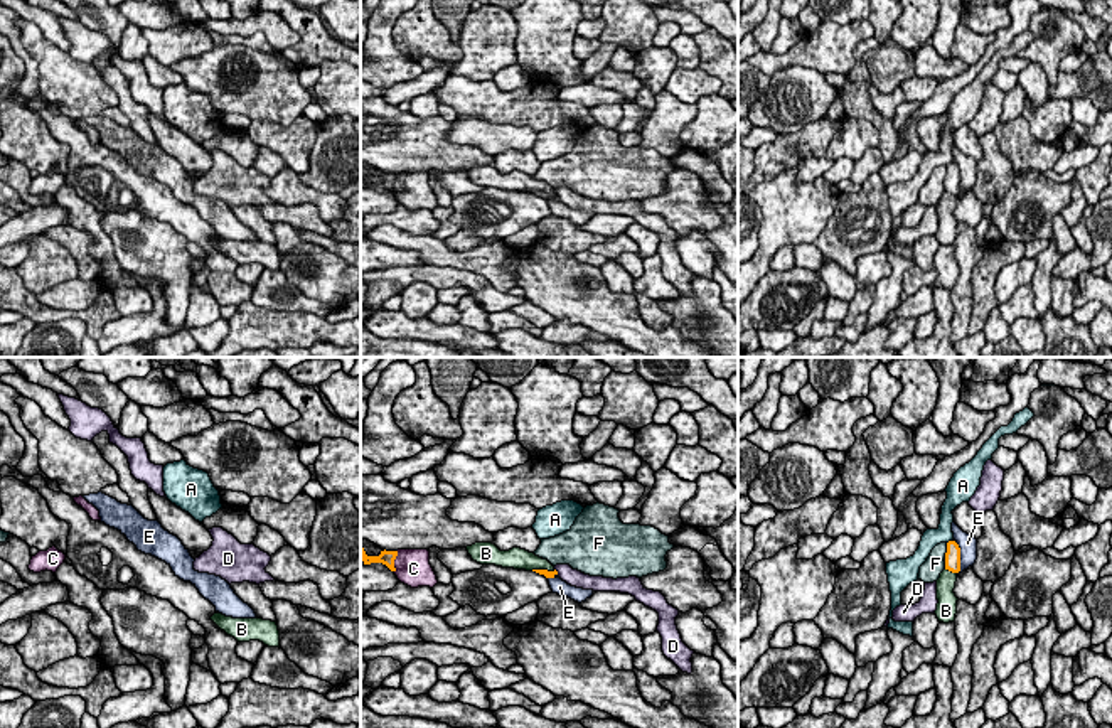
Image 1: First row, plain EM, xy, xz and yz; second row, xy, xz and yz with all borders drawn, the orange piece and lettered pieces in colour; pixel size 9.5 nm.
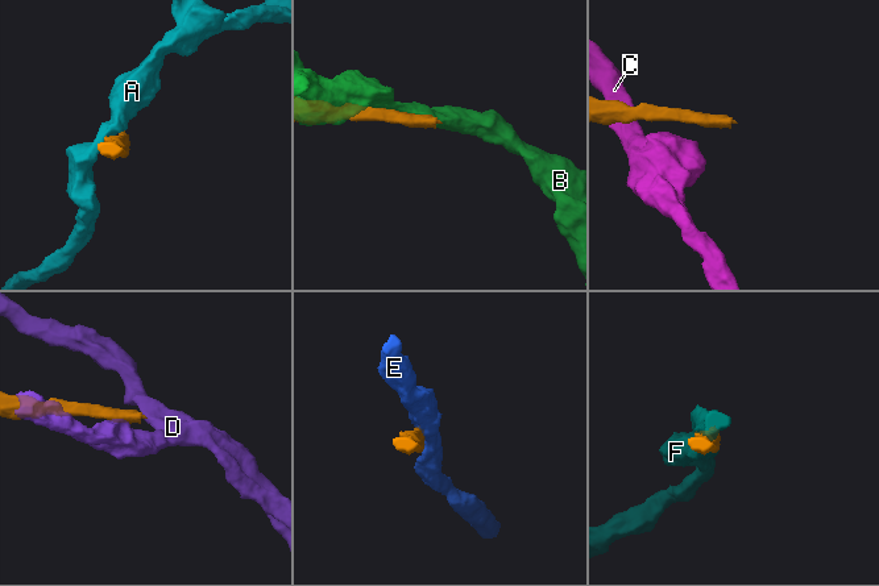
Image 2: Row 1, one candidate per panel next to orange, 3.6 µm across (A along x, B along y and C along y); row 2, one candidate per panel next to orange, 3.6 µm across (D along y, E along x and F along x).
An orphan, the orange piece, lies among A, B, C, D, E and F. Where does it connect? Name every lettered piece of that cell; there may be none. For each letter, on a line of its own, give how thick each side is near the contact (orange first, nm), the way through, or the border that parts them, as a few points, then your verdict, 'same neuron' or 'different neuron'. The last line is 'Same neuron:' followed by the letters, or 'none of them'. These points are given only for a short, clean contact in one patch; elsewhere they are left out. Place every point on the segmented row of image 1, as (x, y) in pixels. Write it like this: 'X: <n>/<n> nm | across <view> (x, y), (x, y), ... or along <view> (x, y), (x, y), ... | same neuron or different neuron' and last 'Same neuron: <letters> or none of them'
A: 160/170 nm | along yz (951, 540), (947, 543) | different neuron
B: 160/180 nm | different neuron
C: 130/340 nm | along xz (398, 551), (395, 572) | different neuron
D: 70/160 nm | along xz (555, 568), (558, 573) | different neuron
E: 160/180 nm | different neuron
F: 160/200 nm | different neuron
Same neuron: none of them

